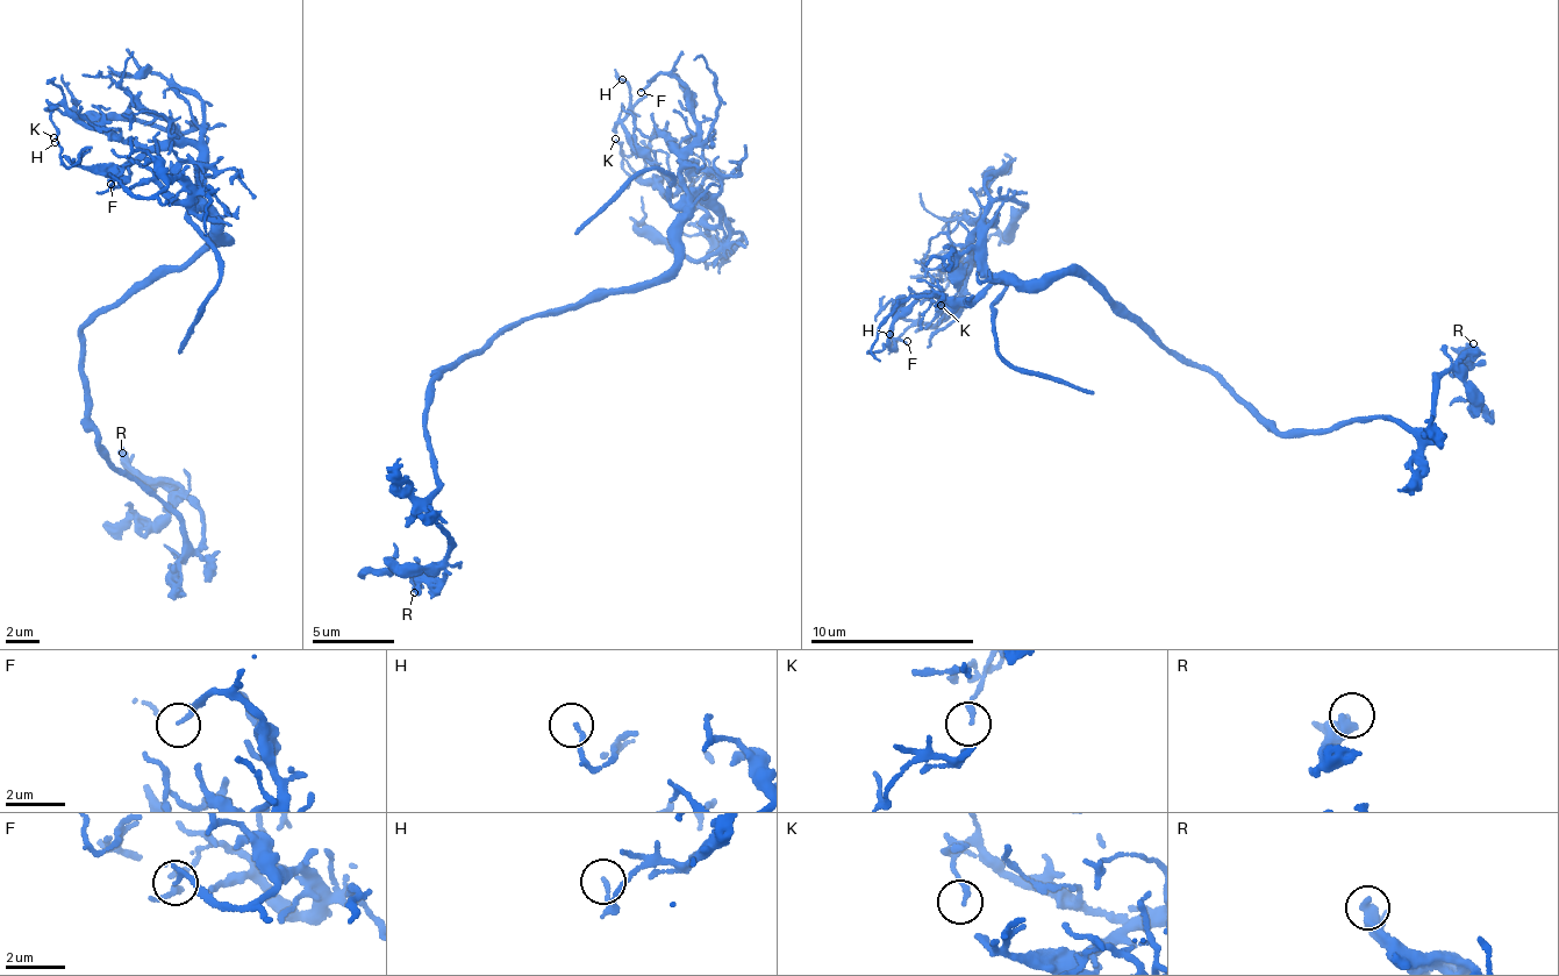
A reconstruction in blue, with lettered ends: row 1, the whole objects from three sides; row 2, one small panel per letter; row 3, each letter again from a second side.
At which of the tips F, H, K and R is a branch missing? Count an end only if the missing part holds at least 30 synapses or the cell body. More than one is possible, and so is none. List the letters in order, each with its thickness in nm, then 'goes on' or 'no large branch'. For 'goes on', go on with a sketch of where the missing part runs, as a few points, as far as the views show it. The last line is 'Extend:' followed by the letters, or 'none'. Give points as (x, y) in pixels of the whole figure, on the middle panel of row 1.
F: 130 nm thick; no large branch
H: 120 nm thick; no large branch
K: 110 nm thick; no large branch
R: 280 nm thick; no large branch
Extend: none

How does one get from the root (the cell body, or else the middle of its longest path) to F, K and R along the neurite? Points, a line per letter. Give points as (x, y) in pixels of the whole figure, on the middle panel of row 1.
F: (520, 321), (669, 271), (685, 202), (685, 151), (694, 143), (694, 118), (683, 86), (666, 72), (641, 92)
K: (520, 321), (665, 276), (681, 207), (696, 199), (714, 206), (695, 192), (669, 198), (628, 165), (615, 139)
R: (520, 321), (433, 382), (427, 450), (437, 493), (430, 512), (455, 541), (443, 578), (414, 576), (414, 592)

